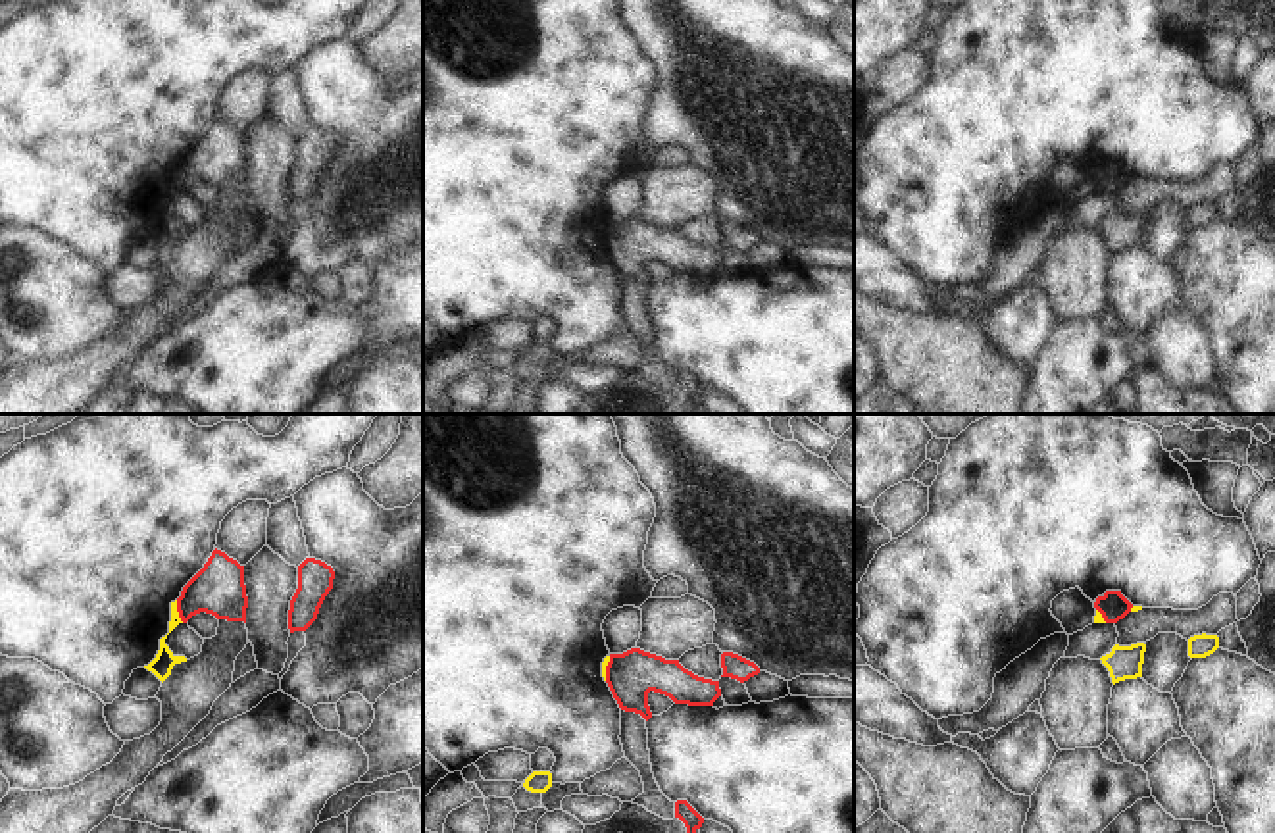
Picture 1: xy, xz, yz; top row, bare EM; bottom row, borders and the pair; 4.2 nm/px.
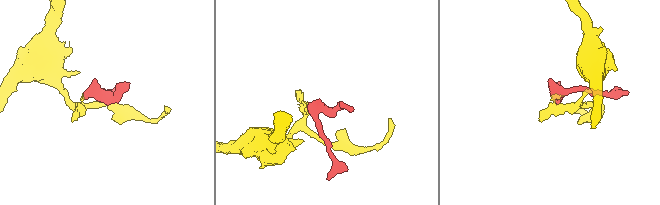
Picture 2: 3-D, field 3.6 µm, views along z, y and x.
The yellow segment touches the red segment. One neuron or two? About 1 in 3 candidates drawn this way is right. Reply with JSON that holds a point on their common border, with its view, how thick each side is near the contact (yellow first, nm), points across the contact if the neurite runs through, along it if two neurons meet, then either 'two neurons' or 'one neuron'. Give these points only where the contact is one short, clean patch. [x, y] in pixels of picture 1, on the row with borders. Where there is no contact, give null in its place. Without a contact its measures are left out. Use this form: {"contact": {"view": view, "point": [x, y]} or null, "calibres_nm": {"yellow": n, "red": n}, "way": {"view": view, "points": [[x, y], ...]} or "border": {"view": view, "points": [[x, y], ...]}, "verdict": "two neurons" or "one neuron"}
{"contact": {"view": "xy", "point": [177, 612]}, "calibres_nm": {"yellow": 90, "red": 220}, "border": {"view": "xy", "points": [[175, 601], [175, 610], [183, 622]]}, "verdict": "two neurons"}

